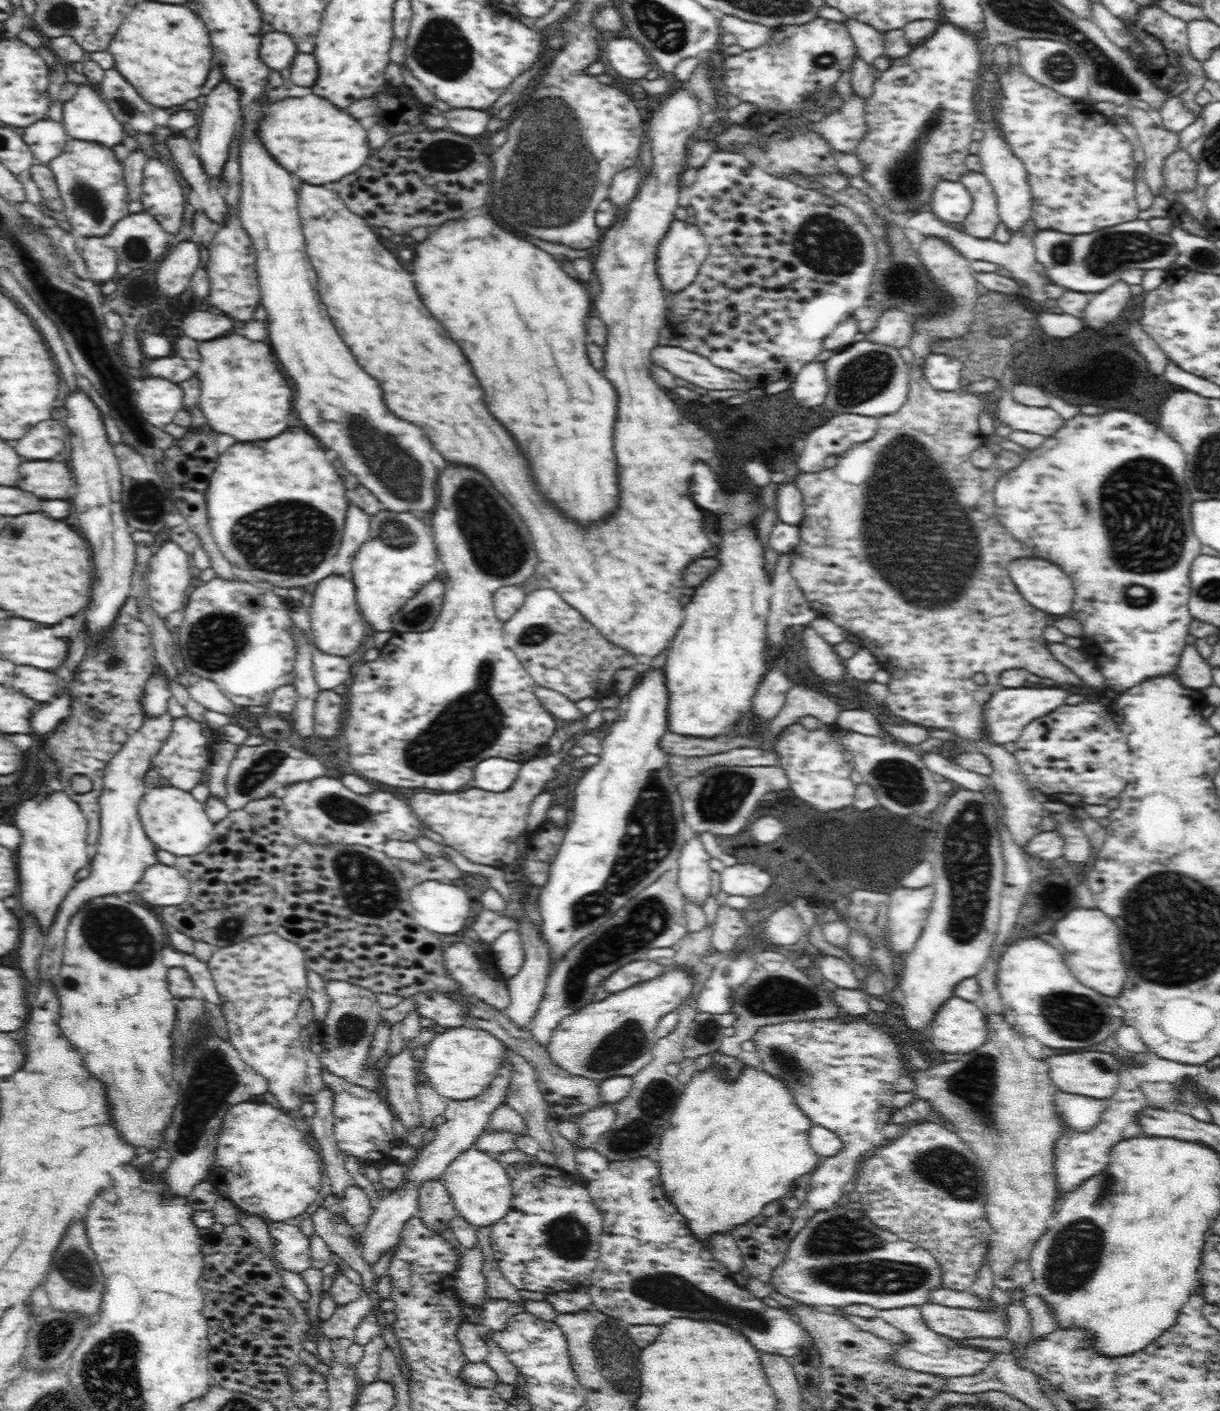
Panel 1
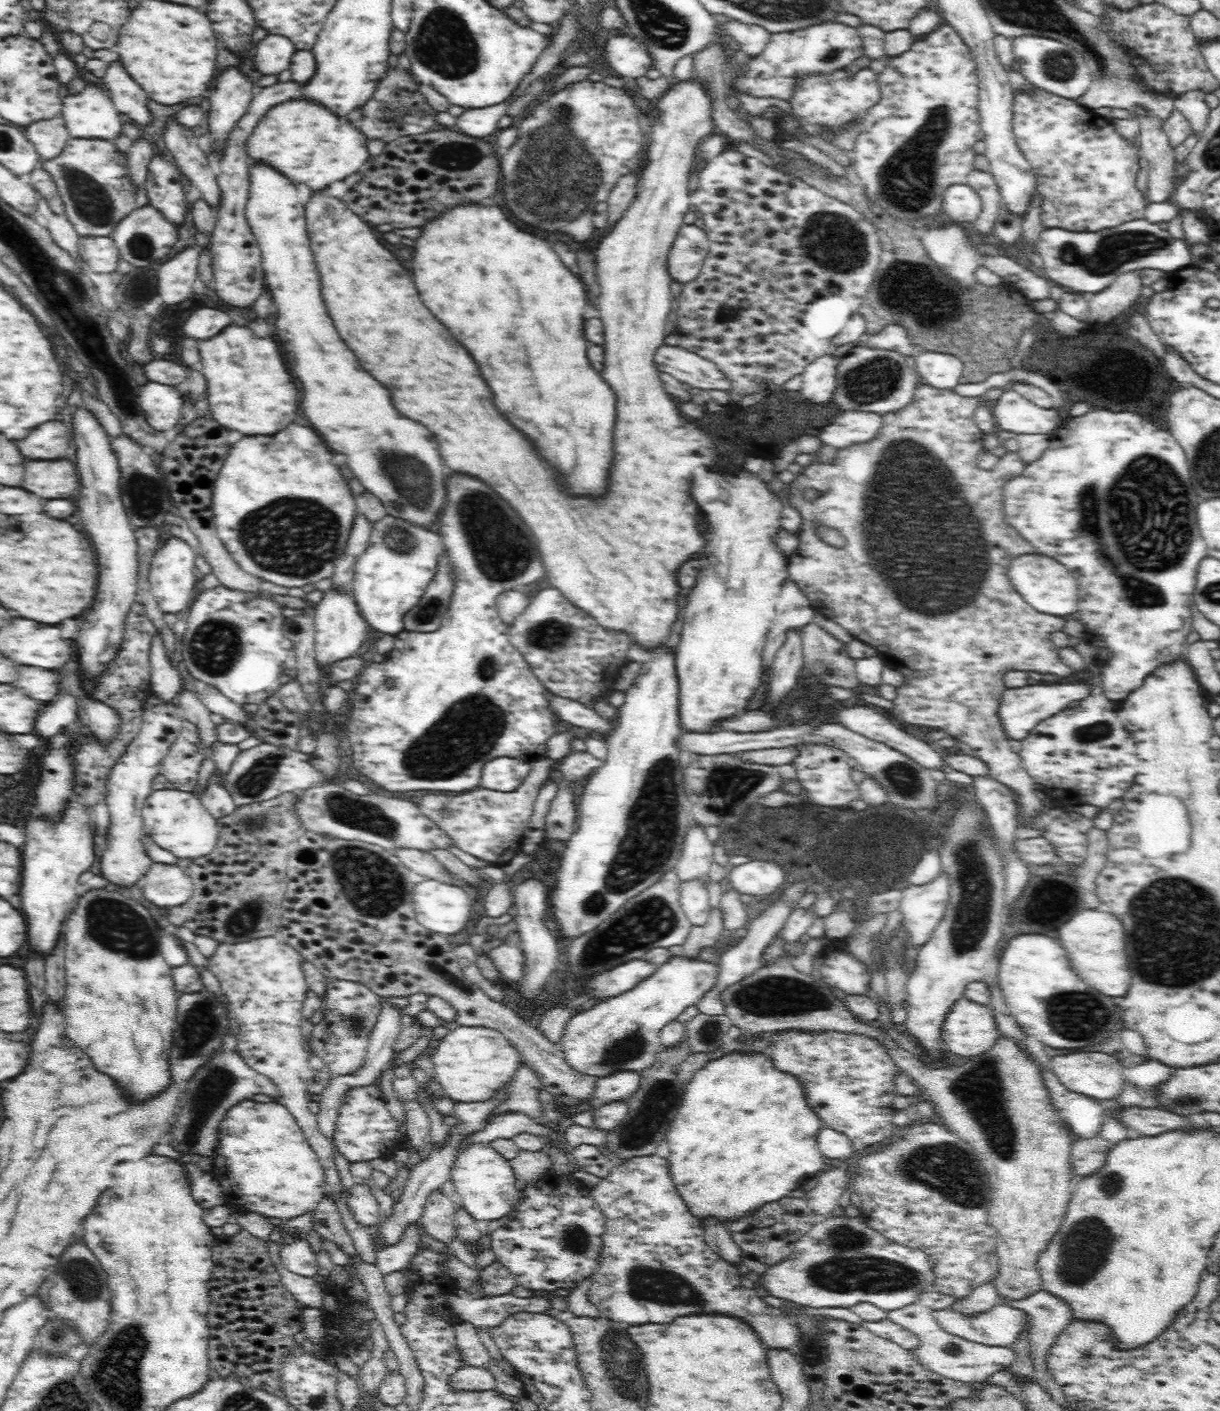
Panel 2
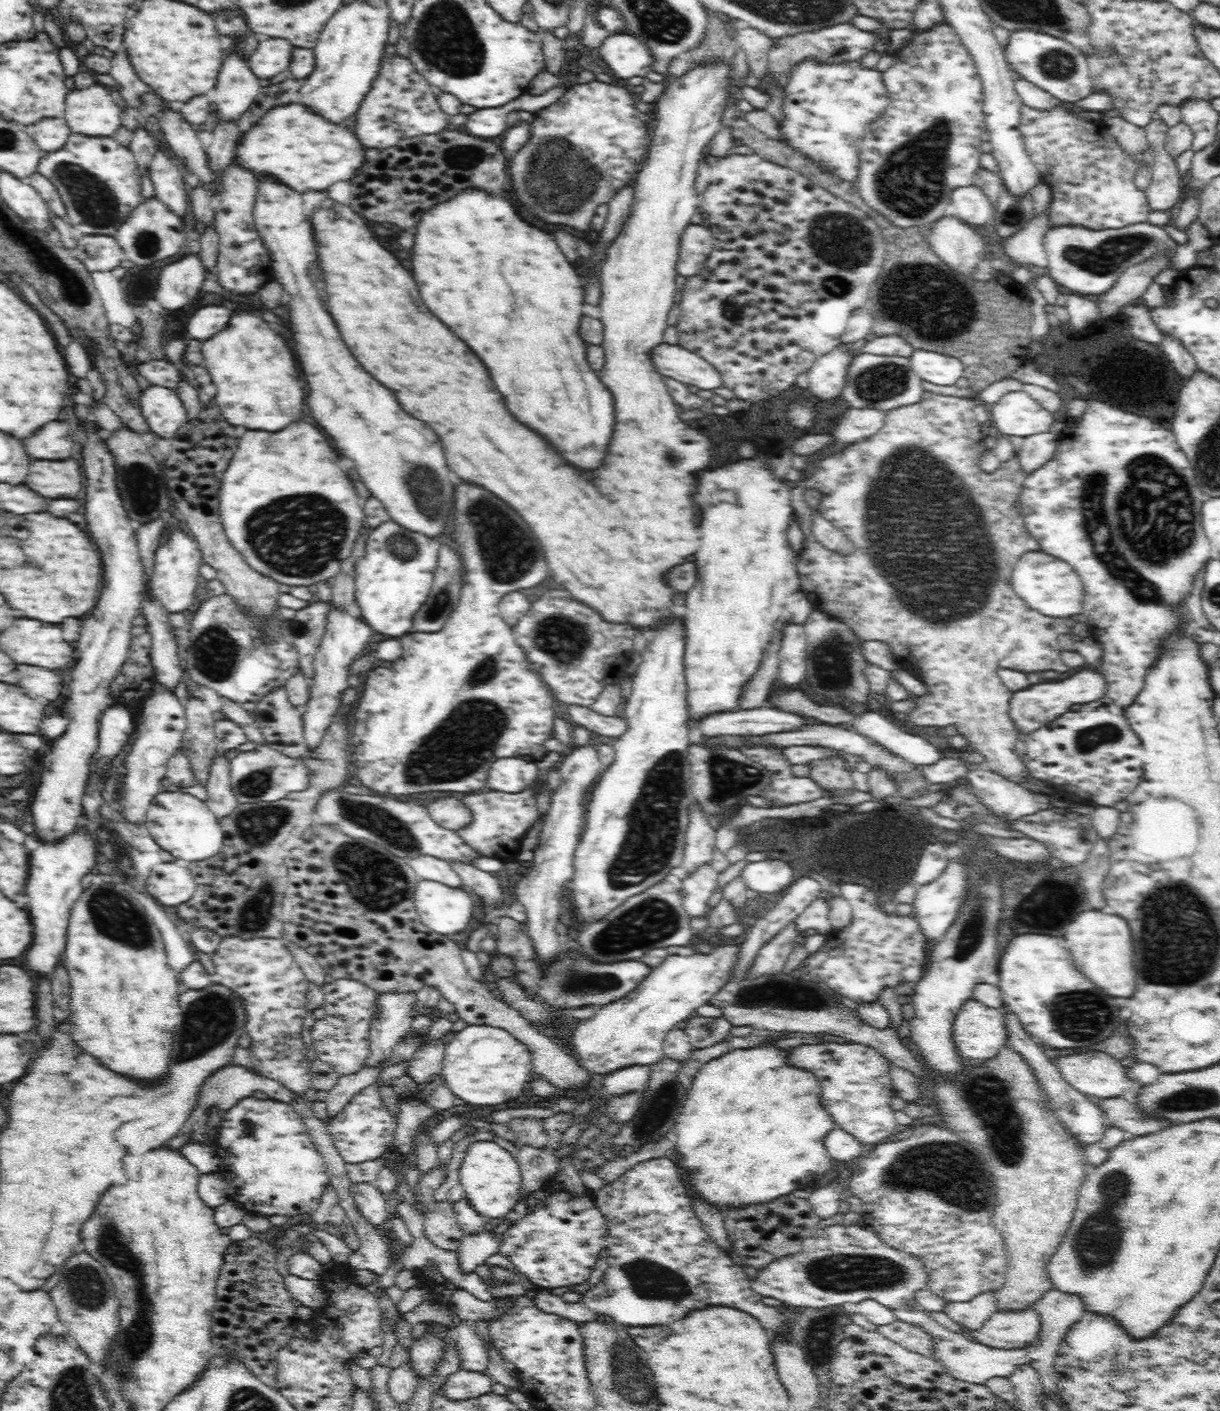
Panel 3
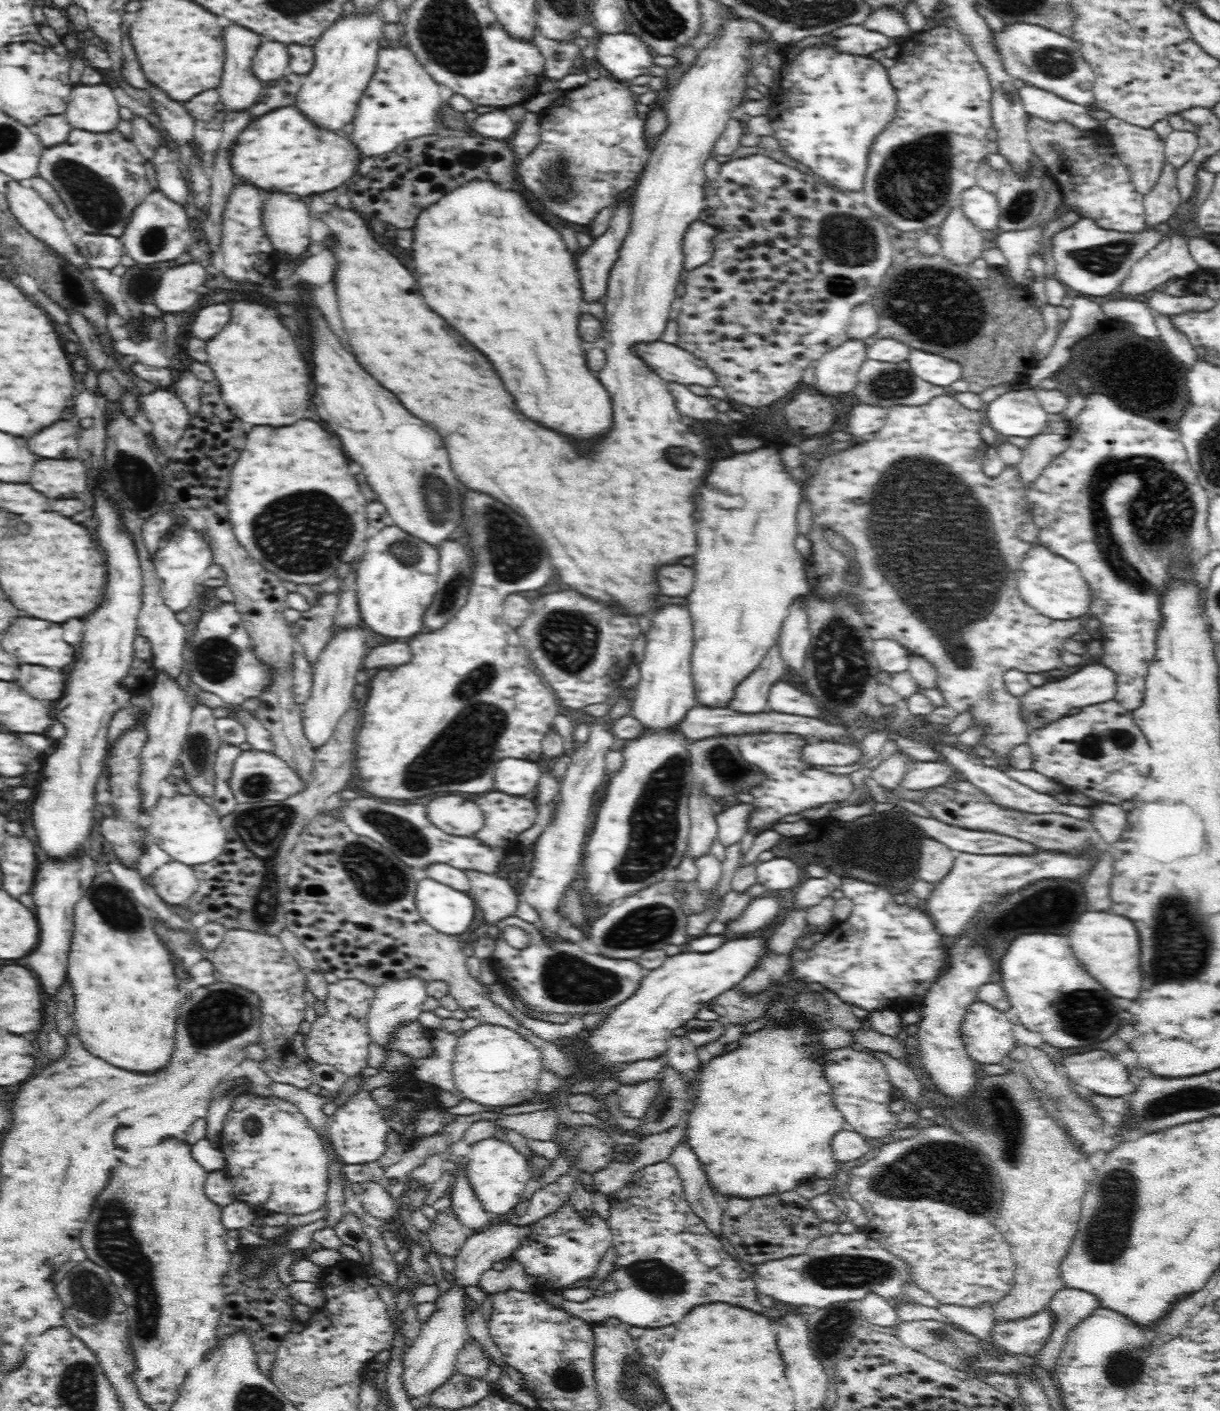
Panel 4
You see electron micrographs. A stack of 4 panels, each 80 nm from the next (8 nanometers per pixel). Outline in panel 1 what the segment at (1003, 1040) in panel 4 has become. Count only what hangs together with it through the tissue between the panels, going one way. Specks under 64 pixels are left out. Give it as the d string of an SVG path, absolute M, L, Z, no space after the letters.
M959 997L940 1006L930 1025L930 1042L944 1053L968 1055L987 1041L987 1016L976 1004Z

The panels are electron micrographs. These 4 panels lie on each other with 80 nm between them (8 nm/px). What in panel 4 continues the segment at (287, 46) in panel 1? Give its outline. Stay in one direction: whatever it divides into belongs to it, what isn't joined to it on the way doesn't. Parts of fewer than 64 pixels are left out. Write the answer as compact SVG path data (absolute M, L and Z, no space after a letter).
M265 40L252 60L252 71L262 82L278 80L289 72L287 45L282 42Z

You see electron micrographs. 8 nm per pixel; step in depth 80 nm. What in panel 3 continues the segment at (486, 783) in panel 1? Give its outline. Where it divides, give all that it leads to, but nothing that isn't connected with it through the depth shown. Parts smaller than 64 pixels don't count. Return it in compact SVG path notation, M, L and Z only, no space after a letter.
M499 758L489 770L486 790L516 794L532 788L537 782L538 766L535 761L521 758Z

